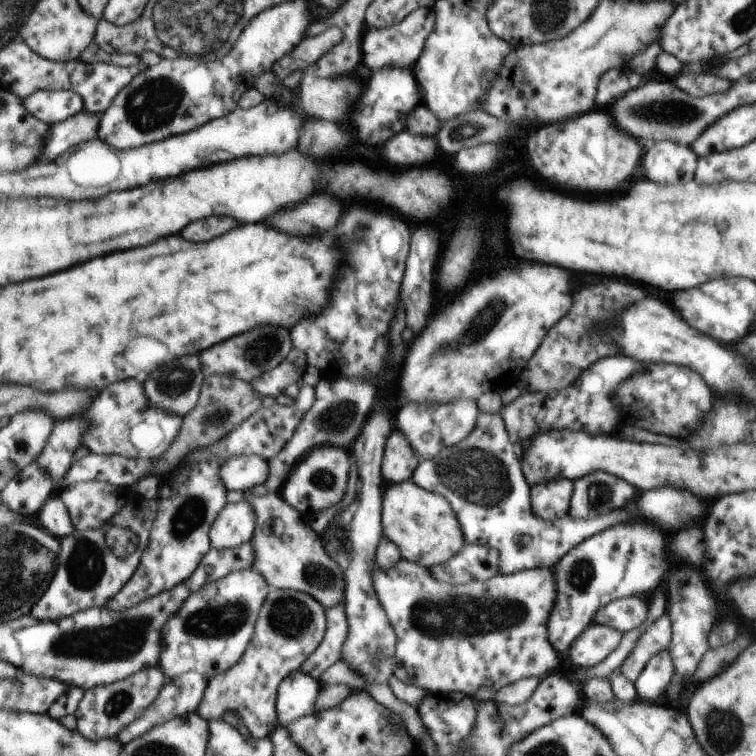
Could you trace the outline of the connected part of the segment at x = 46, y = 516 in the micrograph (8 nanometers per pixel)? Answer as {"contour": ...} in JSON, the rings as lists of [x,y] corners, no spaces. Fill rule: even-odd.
{"contour":[[[60,494],[46,502],[46,505],[39,513],[38,522],[61,540],[74,534],[78,529],[74,524],[74,520],[72,520],[68,505]]]}

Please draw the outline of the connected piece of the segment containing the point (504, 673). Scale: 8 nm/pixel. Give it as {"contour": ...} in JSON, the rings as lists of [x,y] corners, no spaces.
{"contour":[[[401,557],[396,567],[386,572],[374,562],[372,584],[397,638],[393,674],[404,684],[430,692],[462,692],[475,701],[494,701],[504,685],[530,677],[541,679],[560,669],[561,658],[551,645],[547,628],[559,596],[556,578],[550,568],[498,573],[484,582],[451,585],[434,578],[428,567]]]}

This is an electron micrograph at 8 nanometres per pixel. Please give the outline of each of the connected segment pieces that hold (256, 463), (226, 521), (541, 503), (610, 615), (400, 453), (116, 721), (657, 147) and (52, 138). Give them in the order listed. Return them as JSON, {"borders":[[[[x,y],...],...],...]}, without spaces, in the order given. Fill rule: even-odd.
{"borders":[[[[257,454],[236,456],[222,466],[220,476],[228,490],[246,493],[268,482],[270,461]]],[[[246,499],[230,503],[223,510],[211,530],[211,541],[218,550],[237,549],[254,540],[259,515],[252,502]]],[[[566,478],[546,480],[531,486],[532,512],[544,520],[553,521],[570,513],[574,482]]],[[[631,596],[619,598],[598,609],[594,614],[593,623],[609,626],[623,633],[631,632],[646,622],[650,609],[649,598]]],[[[393,429],[386,442],[381,462],[384,485],[410,480],[421,461],[419,455],[408,444],[406,436],[400,430]]],[[[162,666],[146,667],[142,672],[130,676],[128,680],[87,690],[76,714],[79,732],[94,741],[102,741],[104,738],[116,740],[123,730],[126,730],[132,722],[136,722],[160,698],[162,690],[168,684],[168,679]]],[[[671,140],[651,142],[647,144],[648,154],[644,156],[644,172],[646,178],[664,185],[676,185],[678,182],[690,182],[695,177],[699,157],[691,146],[682,146]]],[[[85,110],[66,122],[54,125],[48,133],[48,144],[44,148],[44,162],[56,162],[64,154],[69,154],[79,146],[100,138],[102,114],[94,114]]]]}

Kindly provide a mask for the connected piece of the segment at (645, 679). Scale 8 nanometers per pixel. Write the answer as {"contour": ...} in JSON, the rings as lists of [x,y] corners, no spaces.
{"contour":[[[662,650],[647,662],[646,668],[634,683],[638,698],[644,701],[659,702],[674,676],[673,660],[670,652]]]}

